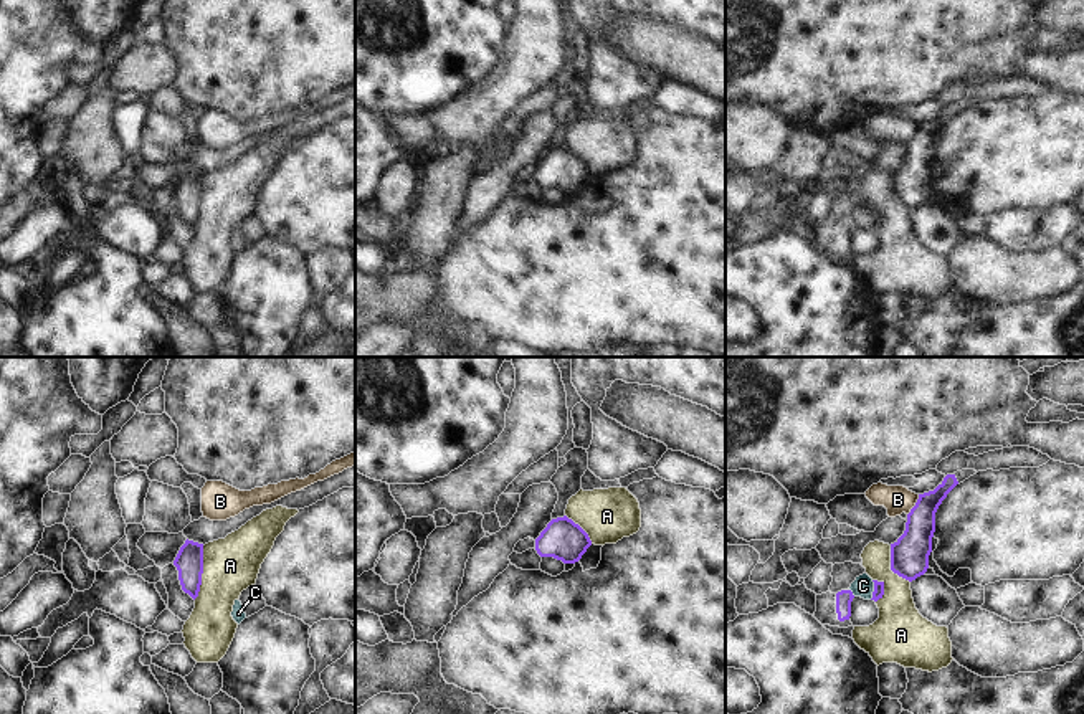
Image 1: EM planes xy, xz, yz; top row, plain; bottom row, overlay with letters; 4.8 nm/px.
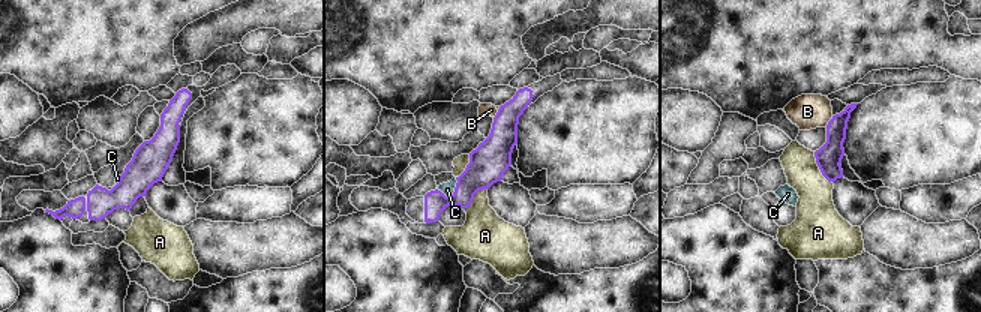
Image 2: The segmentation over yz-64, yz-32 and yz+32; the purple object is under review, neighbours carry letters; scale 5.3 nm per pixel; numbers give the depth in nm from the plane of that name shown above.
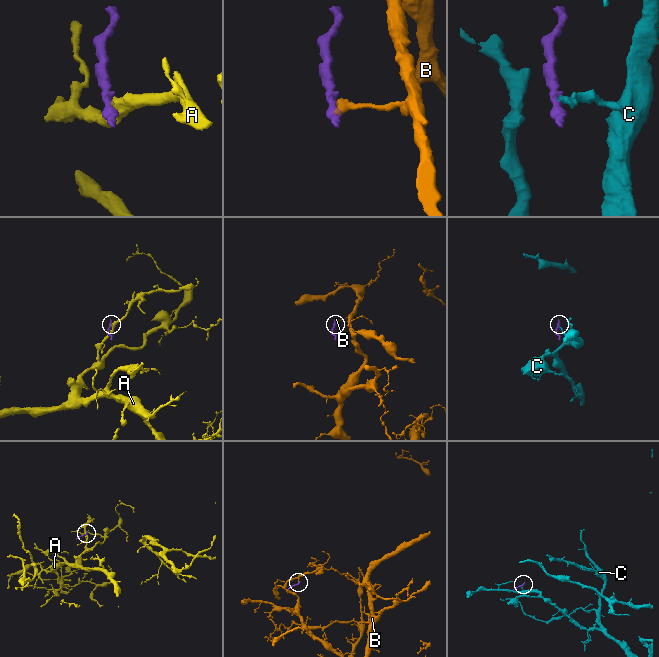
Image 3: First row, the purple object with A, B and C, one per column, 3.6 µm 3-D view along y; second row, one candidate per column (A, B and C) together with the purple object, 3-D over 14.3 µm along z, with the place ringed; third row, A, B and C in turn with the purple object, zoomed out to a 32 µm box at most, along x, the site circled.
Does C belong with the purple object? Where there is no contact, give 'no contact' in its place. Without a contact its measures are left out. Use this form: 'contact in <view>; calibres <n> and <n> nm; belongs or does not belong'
contact in yz; calibres 50 and 100 nm; does not belong

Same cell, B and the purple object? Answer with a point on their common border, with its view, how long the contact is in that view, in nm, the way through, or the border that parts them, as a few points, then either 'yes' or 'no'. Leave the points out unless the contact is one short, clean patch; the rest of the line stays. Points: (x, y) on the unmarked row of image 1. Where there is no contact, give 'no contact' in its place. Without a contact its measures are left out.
contact yz (916, 134); length 120 nm; border yz (919, 124), (908, 144); no

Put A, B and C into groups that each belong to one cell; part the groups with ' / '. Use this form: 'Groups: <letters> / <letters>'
Groups: A / B / C

